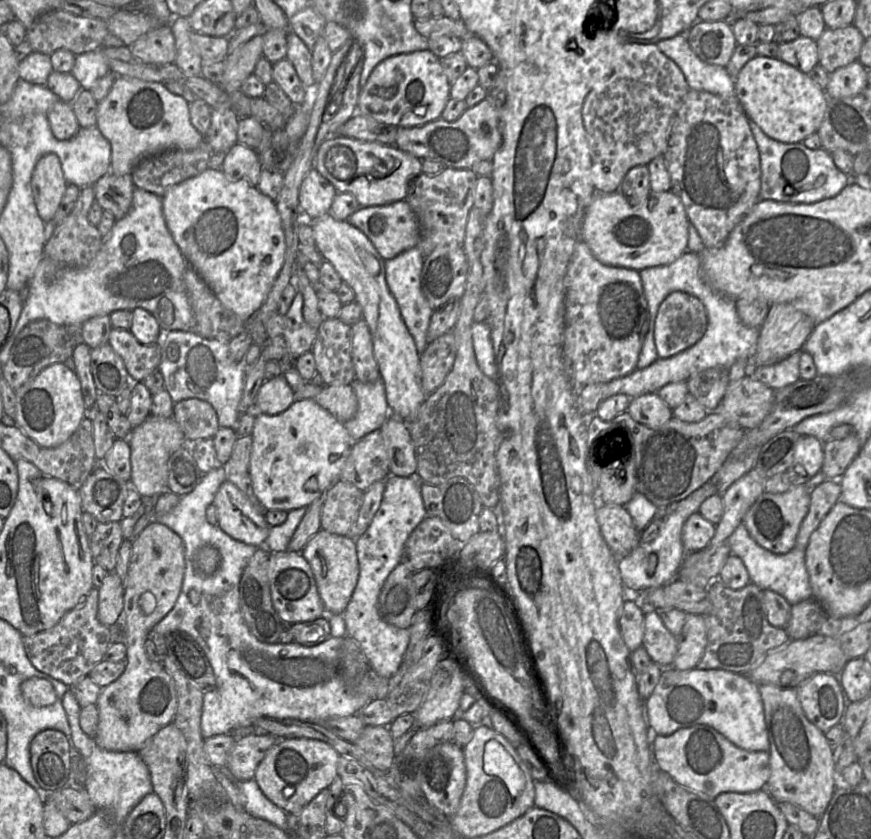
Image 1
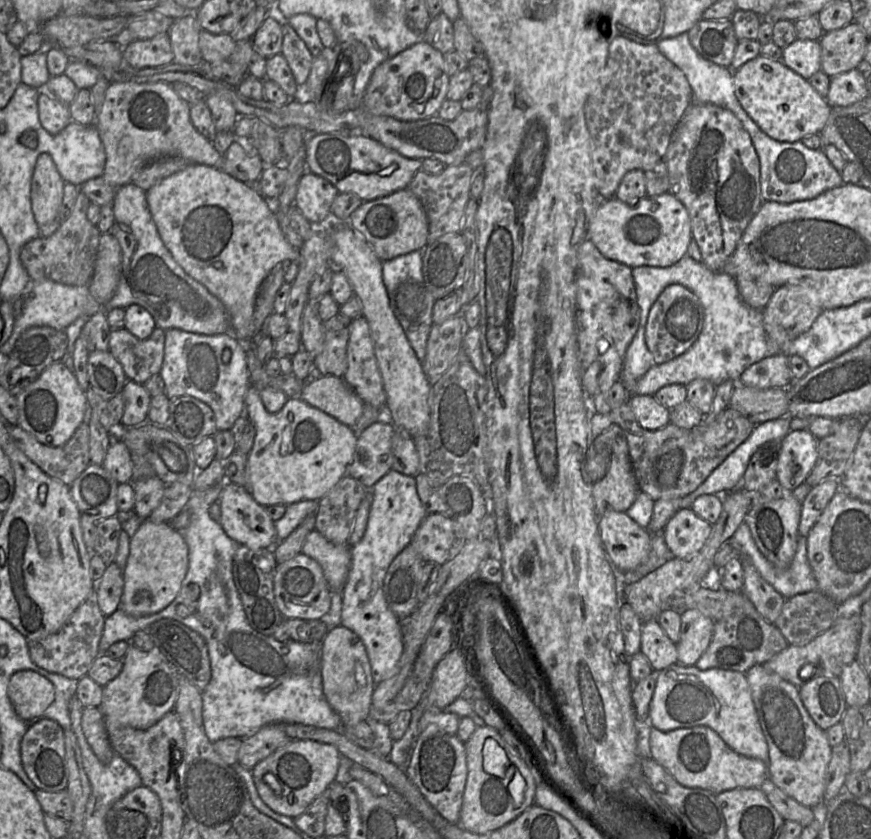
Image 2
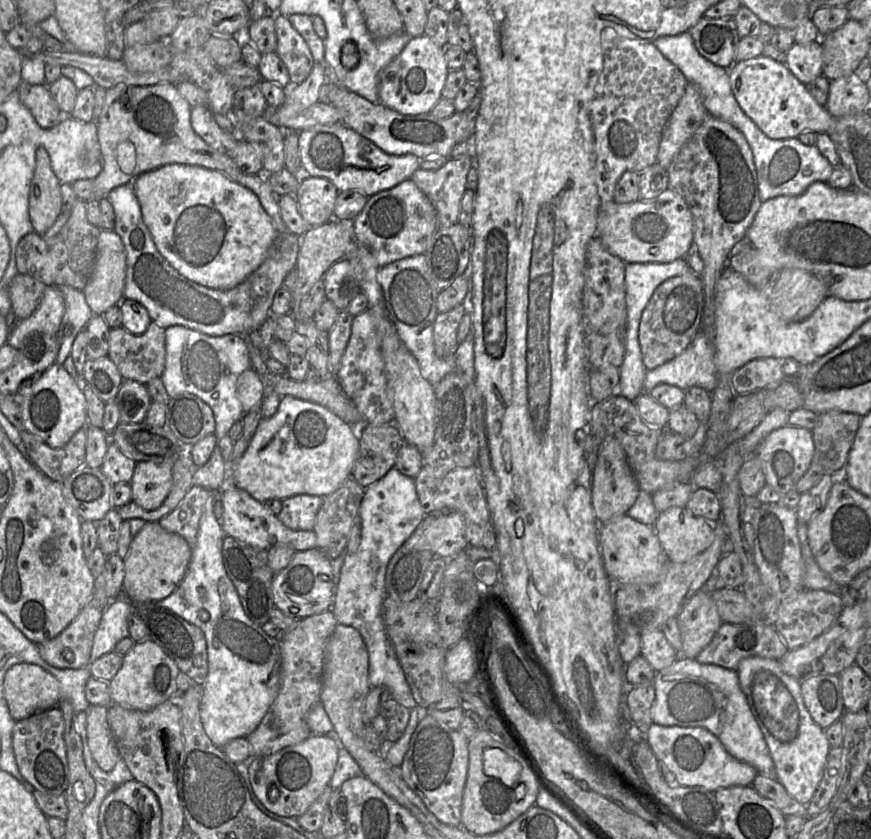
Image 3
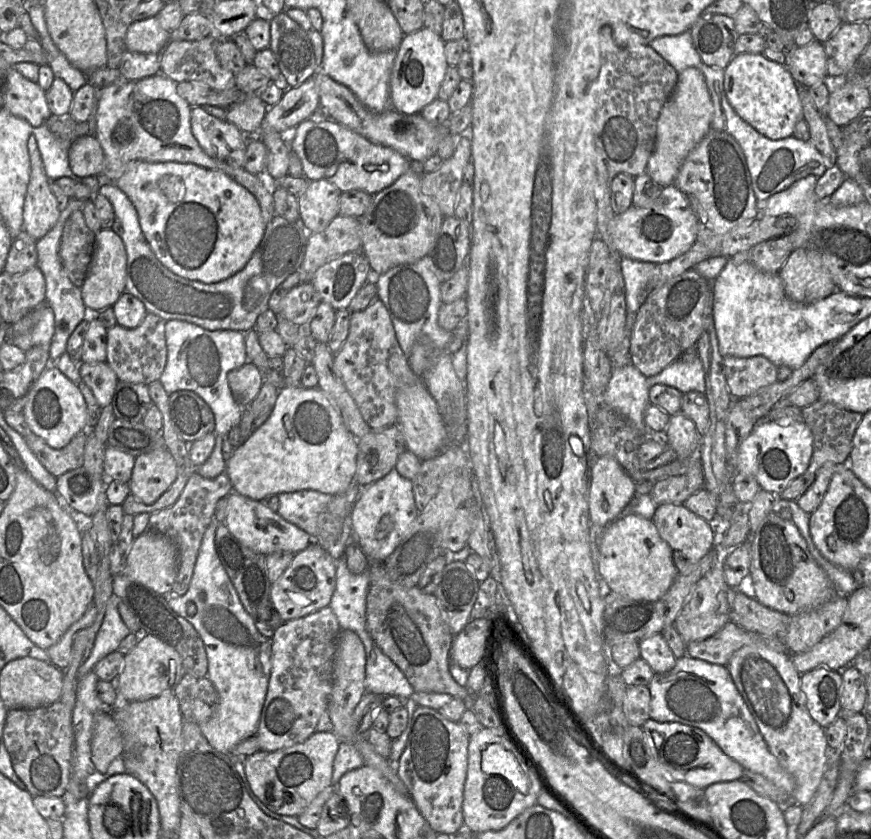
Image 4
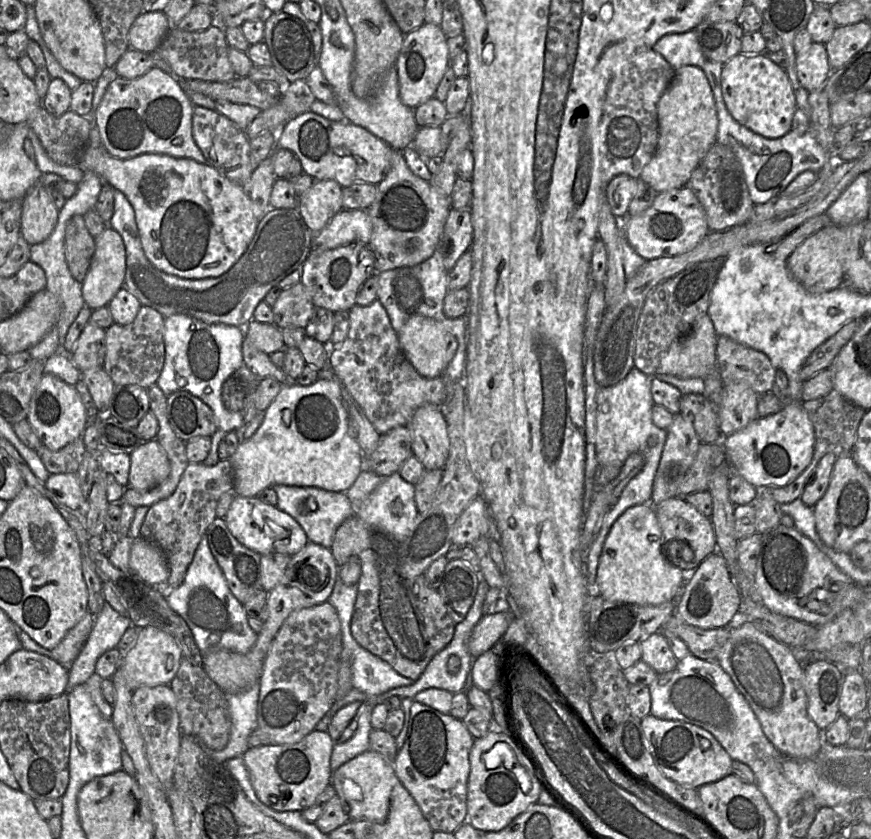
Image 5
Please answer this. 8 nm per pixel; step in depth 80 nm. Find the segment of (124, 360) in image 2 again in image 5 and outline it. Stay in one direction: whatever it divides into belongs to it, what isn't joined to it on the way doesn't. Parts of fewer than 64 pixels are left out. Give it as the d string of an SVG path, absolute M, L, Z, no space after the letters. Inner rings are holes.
M142 305L131 324L112 324L106 329L104 369L115 385L138 385L149 388L156 384L165 364L165 317L152 307Z

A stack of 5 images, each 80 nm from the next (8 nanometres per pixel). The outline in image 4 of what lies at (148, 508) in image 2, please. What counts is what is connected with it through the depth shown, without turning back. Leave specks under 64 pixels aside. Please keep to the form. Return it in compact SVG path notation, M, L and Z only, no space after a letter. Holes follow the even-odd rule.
M164 447L135 457L128 484L131 493L138 500L145 504L152 504L170 488L176 476L175 460Z

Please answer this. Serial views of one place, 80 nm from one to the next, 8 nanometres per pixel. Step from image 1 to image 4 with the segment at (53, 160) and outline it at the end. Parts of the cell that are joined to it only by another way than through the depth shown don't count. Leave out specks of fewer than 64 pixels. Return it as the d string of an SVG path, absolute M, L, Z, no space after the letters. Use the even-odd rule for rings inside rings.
M34 136L29 137L27 146L31 161L31 174L24 203L23 230L38 241L55 226L61 211L50 189L51 180L46 174Z

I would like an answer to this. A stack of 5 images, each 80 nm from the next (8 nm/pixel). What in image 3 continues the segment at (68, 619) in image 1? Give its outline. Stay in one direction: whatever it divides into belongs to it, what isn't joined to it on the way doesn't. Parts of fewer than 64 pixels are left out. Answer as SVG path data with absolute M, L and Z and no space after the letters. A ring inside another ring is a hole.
M93 595L58 636L38 644L43 660L59 669L89 668L94 636L104 611Z

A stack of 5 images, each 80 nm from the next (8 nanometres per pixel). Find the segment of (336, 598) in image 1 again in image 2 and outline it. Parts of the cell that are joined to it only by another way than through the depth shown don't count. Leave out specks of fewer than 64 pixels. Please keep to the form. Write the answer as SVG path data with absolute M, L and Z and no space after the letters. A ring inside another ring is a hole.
M315 529L305 538L301 552L319 563L330 592L342 592L351 565L351 547L333 544Z

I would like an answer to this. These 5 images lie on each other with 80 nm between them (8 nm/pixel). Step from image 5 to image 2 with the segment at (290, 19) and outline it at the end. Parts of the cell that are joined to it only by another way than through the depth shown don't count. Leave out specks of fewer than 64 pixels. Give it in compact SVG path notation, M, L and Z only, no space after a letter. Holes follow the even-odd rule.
M282 21L282 33L281 54L288 62L297 85L304 85L310 74L314 57L305 42L286 21Z

